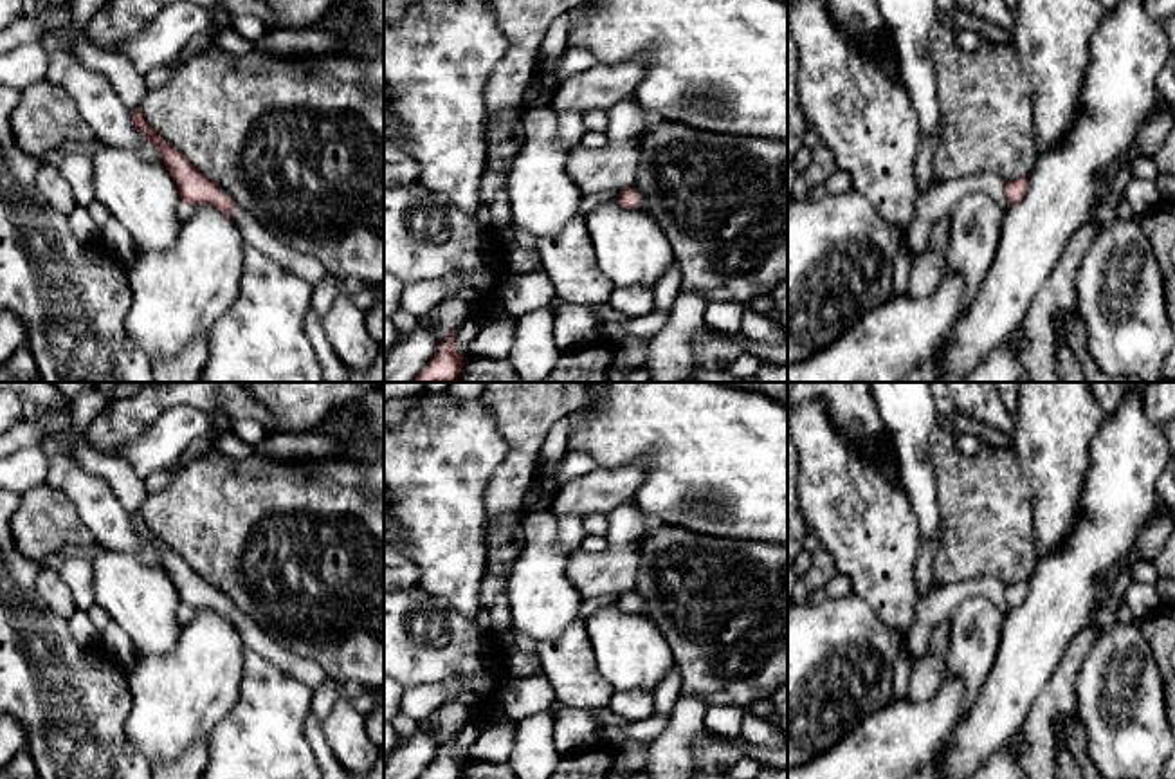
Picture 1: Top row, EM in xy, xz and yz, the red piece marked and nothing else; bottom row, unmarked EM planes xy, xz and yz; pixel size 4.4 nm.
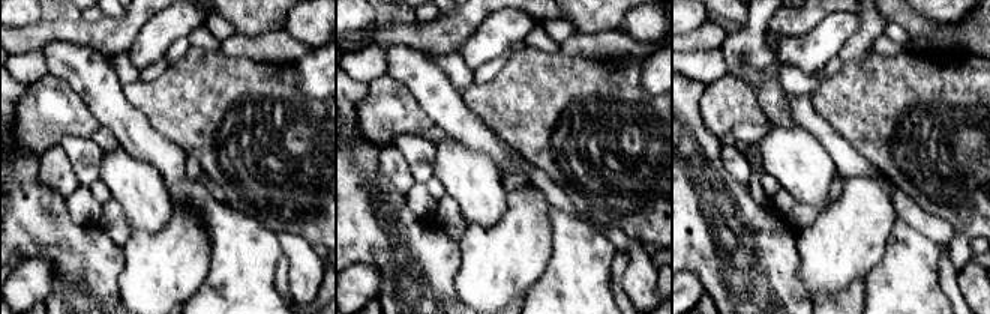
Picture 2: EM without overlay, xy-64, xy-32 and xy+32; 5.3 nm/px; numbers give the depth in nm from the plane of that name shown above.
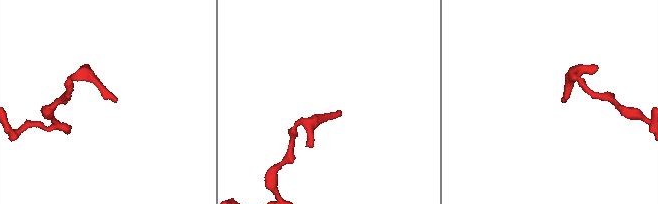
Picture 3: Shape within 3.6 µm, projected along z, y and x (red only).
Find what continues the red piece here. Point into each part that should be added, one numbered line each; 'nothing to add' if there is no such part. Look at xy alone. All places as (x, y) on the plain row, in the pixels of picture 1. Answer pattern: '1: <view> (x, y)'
1: xy (303, 669)

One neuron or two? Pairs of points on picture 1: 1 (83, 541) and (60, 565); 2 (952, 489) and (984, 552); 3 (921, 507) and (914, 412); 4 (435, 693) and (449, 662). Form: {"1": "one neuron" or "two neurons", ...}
{"1": "two neurons", "2": "one neuron", "3": "one neuron", "4": "two neurons"}

